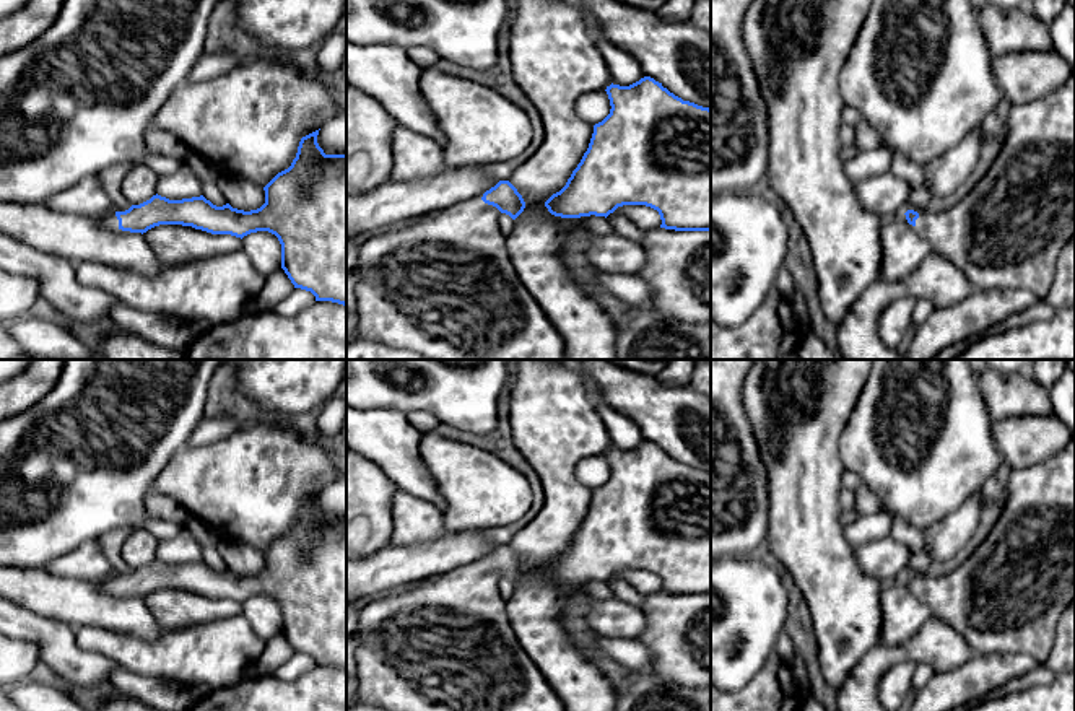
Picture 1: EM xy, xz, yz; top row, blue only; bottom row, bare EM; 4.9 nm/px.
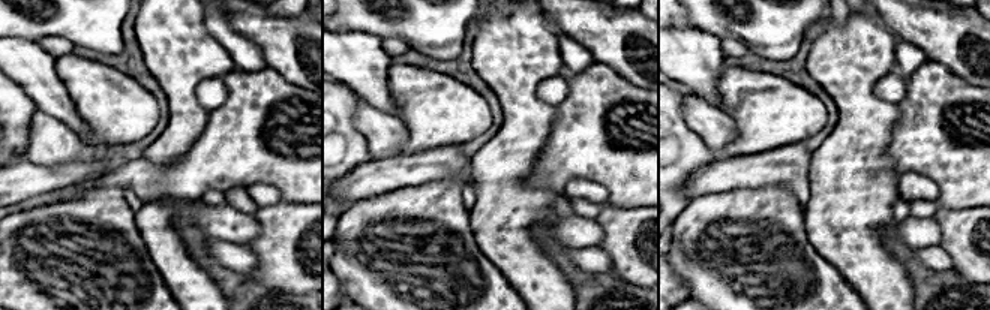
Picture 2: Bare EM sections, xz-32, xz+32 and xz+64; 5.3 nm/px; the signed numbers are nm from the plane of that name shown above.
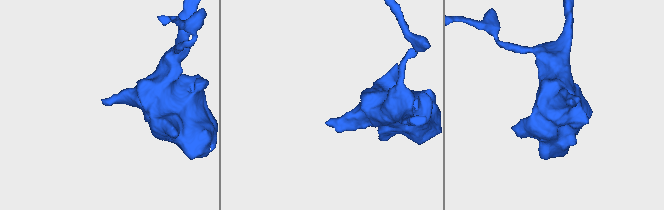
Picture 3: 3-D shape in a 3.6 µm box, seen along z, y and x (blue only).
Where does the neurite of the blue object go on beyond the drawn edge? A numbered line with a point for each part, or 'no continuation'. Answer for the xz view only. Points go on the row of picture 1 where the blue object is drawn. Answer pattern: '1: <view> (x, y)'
1: xz (444, 287)

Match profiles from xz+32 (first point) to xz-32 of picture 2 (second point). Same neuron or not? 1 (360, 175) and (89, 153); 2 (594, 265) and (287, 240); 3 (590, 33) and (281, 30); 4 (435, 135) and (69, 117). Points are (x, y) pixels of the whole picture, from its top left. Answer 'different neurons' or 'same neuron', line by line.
1: different neurons
2: different neurons
3: same neuron
4: different neurons

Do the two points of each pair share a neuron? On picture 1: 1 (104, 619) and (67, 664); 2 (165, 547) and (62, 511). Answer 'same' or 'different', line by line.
1: different
2: different

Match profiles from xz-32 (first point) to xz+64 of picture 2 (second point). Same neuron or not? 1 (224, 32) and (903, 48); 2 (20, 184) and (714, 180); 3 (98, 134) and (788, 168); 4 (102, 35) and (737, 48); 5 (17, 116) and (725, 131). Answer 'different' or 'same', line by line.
1: same
2: same
3: different
4: different
5: different

